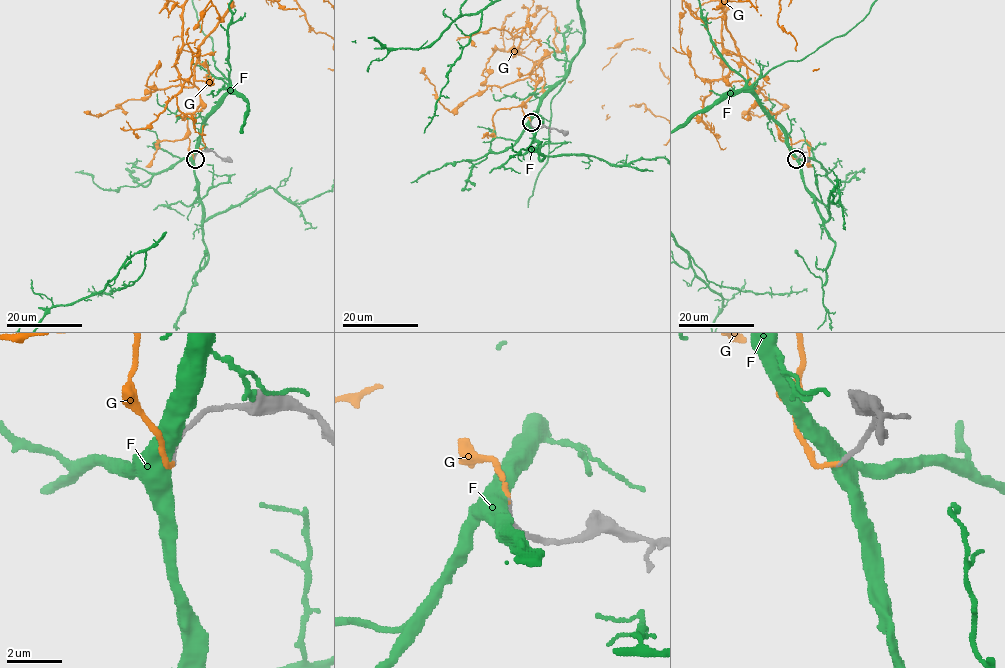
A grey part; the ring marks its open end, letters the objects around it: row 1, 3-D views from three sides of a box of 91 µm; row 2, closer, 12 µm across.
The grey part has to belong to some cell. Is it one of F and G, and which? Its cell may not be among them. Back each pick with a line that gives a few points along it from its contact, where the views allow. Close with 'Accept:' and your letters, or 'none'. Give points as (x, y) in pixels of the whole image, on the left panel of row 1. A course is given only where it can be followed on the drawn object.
Accept: G

